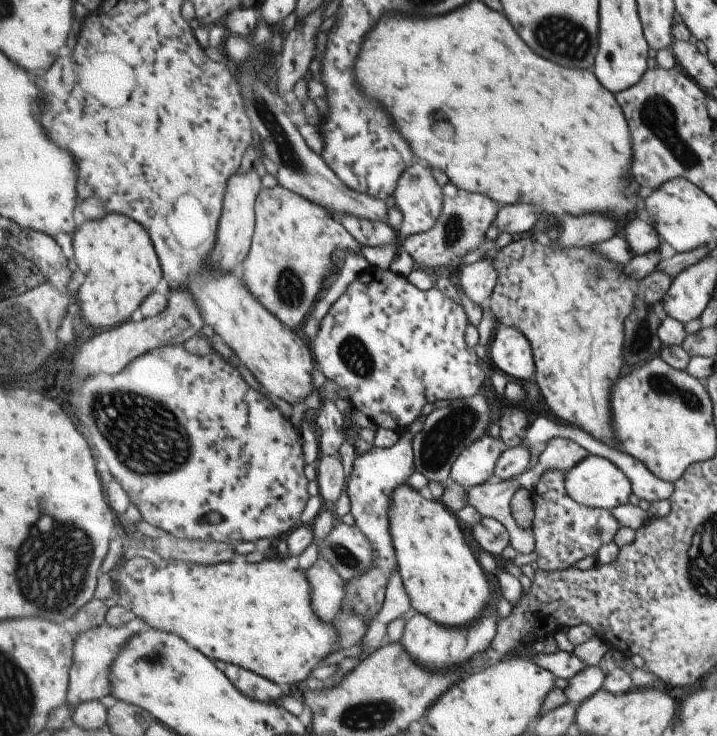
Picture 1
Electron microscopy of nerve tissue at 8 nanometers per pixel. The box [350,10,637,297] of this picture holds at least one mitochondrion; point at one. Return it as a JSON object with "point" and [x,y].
{"point":[561,36]}

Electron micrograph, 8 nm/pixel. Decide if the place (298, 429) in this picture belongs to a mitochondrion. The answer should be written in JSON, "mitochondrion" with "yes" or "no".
{"mitochondrion":"no"}

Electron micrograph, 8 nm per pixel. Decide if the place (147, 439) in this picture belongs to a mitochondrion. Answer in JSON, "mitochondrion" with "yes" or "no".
{"mitochondrion":"yes"}

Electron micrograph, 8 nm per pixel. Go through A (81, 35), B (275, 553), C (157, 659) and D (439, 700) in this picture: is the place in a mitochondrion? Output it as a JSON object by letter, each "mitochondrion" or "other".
{"A":"other","B":"other","C":"mitochondrion","D":"other"}

